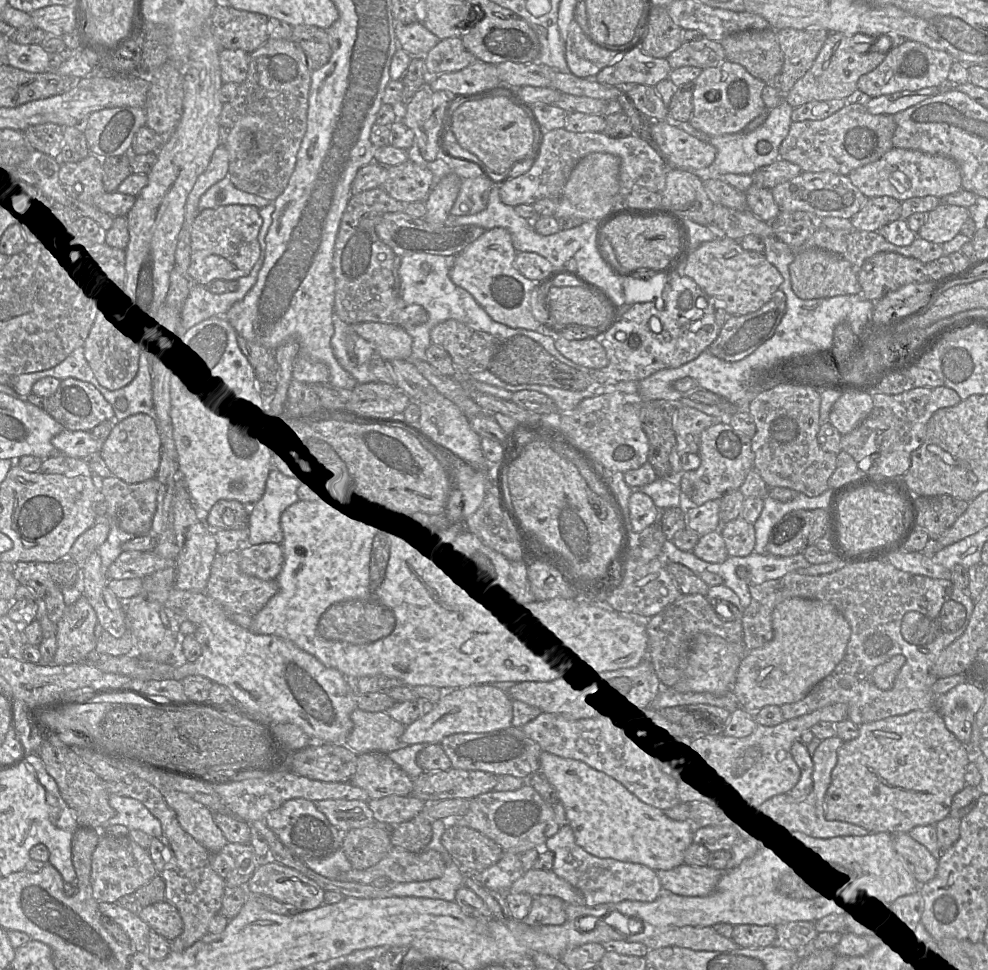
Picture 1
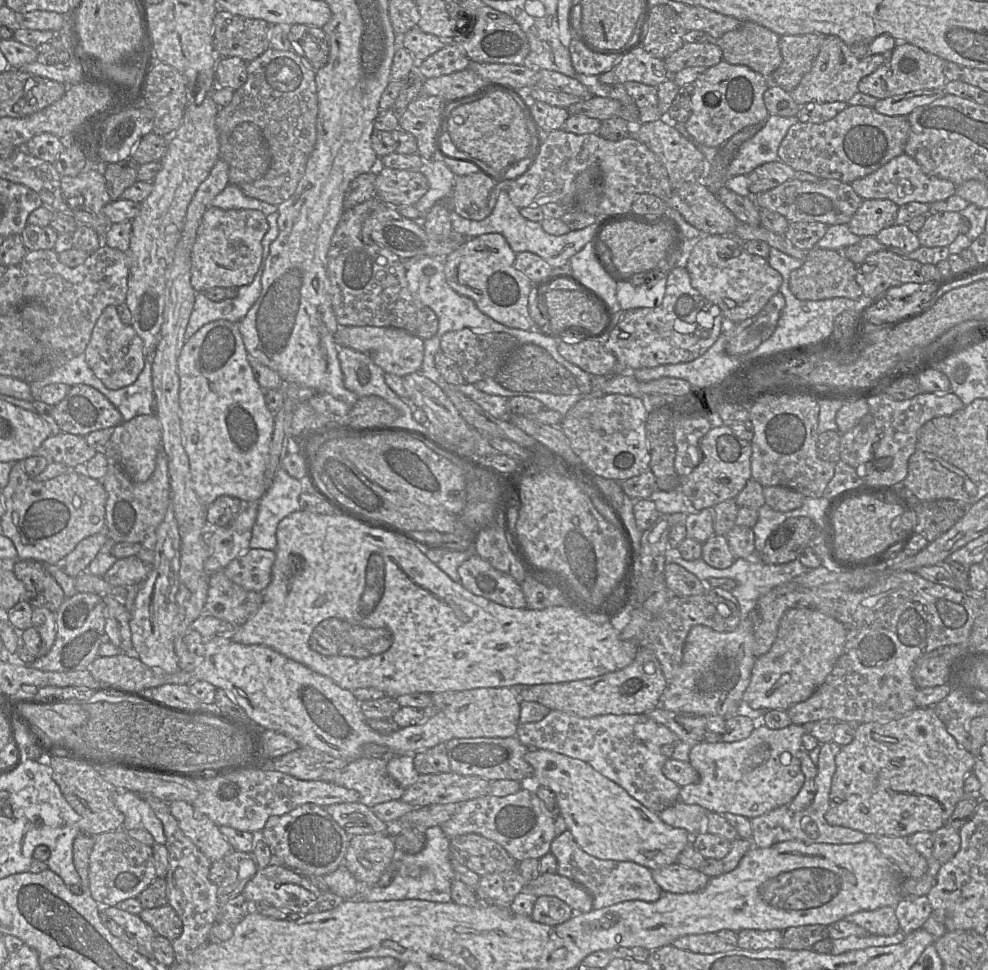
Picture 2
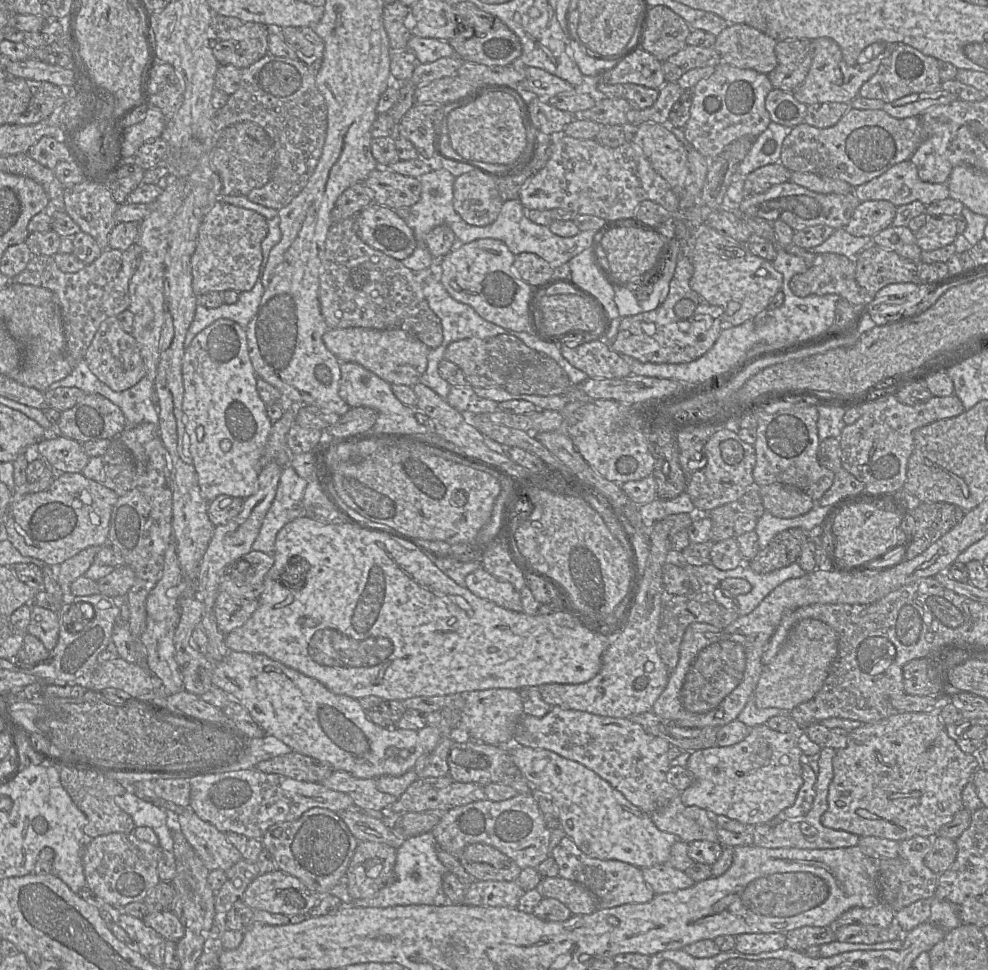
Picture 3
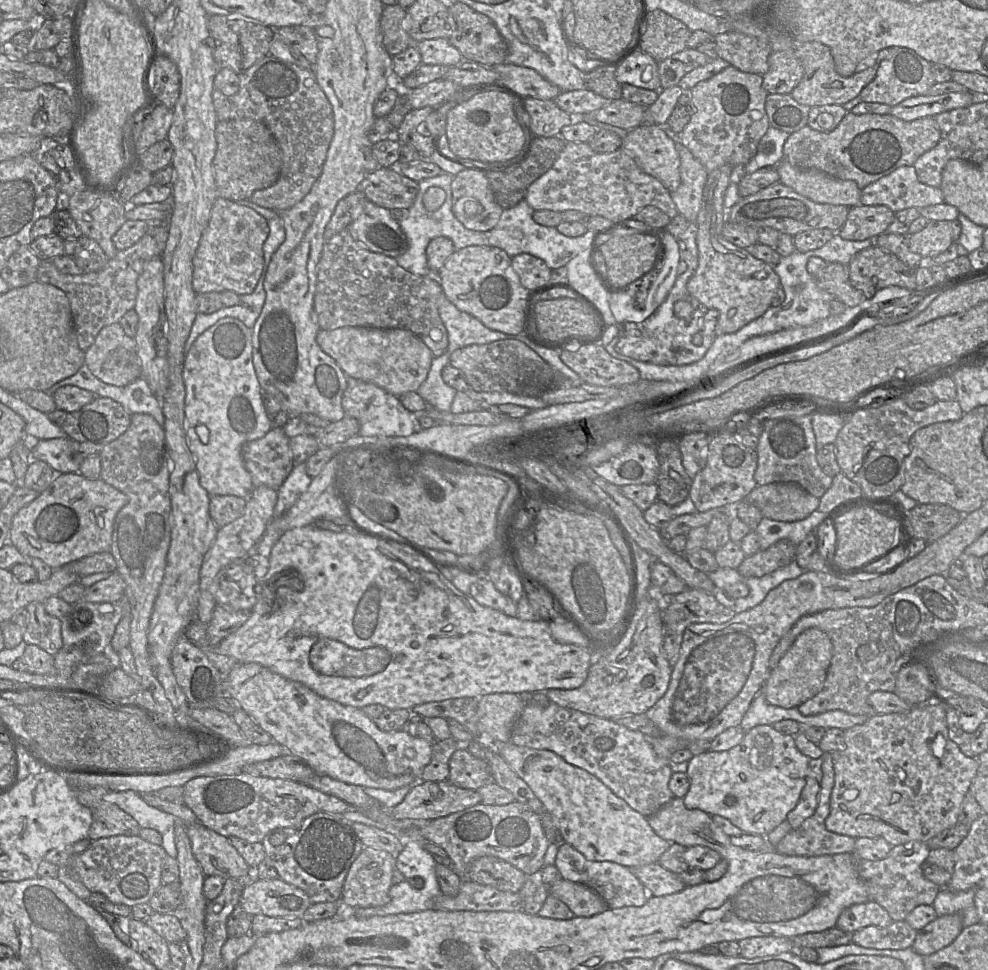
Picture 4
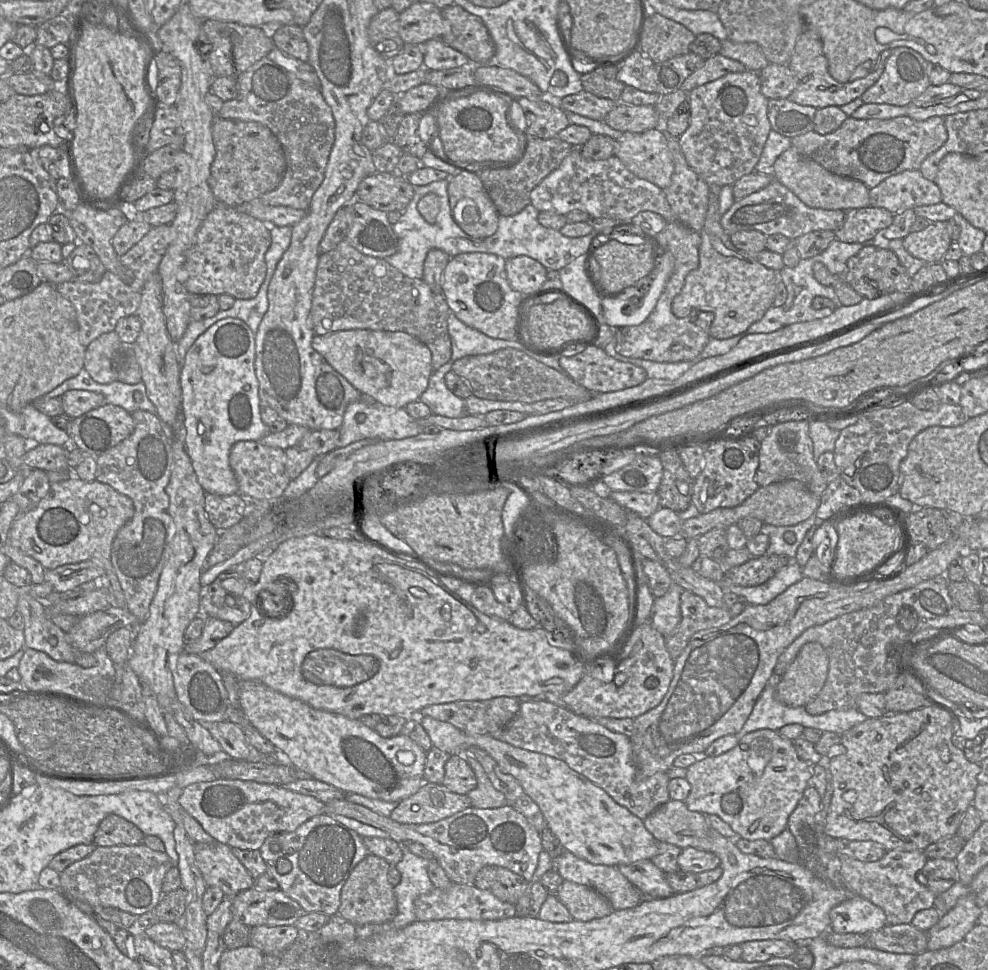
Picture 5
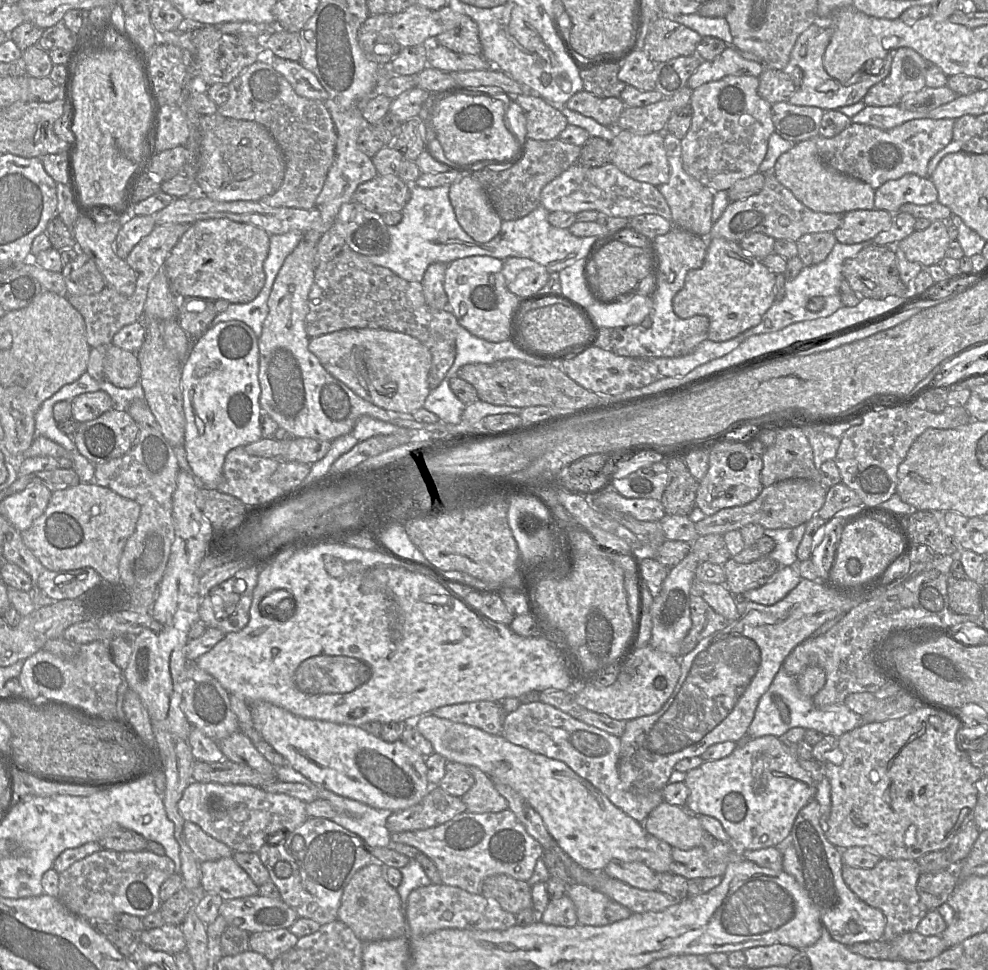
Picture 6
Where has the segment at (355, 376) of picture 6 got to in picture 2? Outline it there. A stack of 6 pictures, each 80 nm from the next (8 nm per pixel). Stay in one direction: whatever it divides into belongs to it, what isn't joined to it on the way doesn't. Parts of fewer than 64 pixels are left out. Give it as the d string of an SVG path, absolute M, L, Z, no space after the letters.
M339 326L334 336L338 347L349 347L366 354L384 373L404 377L419 371L424 358L424 340L395 327Z

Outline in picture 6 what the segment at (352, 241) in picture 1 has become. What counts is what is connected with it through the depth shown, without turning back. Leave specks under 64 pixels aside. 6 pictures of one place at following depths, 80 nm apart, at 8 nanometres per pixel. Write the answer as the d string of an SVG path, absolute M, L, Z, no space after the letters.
M348 246L331 260L316 266L305 319L310 338L345 328L392 330L417 338L432 355L428 376L430 390L442 382L455 360L459 323L450 309L430 307L421 282L407 281L388 268L374 265L367 255Z

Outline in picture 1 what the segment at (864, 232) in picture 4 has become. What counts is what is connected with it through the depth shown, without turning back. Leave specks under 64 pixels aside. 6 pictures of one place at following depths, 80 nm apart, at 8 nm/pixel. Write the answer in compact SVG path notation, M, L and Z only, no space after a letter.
M890 196L868 197L864 206L851 222L857 230L878 231L883 226L901 218L902 202Z

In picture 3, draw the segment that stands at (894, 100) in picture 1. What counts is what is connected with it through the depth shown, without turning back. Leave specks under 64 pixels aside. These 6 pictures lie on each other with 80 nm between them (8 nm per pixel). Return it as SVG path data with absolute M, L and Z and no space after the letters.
M942 89L934 92L913 93L892 103L885 103L883 111L897 119L920 117L930 108L947 105L957 99L956 95Z

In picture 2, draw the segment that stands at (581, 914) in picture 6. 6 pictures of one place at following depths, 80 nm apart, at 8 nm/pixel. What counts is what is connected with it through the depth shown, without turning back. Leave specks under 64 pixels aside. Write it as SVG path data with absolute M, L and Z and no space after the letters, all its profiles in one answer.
M557 873L540 874L526 882L522 891L539 896L555 896L565 902L574 913L586 913L593 909L590 893L581 885Z

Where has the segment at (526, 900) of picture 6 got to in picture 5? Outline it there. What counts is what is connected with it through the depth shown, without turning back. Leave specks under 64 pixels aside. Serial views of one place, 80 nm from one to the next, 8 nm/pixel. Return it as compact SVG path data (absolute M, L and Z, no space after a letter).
M485 866L480 869L474 885L511 904L516 904L530 887L530 883L522 876L500 866Z

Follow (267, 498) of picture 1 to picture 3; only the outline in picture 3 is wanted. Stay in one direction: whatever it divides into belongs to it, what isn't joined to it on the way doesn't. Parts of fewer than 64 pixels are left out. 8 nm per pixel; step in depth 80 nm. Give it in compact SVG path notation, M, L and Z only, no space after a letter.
M291 466L283 469L275 498L252 544L252 550L273 554L280 529L295 518L304 516L302 499L307 484L308 480L301 478Z

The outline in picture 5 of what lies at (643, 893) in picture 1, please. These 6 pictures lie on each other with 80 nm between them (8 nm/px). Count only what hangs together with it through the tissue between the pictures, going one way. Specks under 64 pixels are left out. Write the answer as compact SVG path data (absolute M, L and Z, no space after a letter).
M564 850L554 861L554 868L564 880L585 885L604 896L614 910L636 907L645 899L641 891L636 888L616 866L595 865L578 858L571 852Z

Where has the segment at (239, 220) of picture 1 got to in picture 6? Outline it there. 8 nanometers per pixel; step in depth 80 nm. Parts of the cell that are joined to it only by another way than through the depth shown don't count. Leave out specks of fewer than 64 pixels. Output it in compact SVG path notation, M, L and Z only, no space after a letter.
M227 218L200 220L189 225L188 230L171 249L163 270L179 298L201 297L213 301L224 299L229 303L248 303L258 296L265 283L263 265L269 252L269 237L259 227Z

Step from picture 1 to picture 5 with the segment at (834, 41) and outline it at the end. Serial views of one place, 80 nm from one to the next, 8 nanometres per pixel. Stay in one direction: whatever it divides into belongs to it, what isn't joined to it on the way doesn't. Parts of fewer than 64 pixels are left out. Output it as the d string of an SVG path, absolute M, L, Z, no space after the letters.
M806 29L798 38L792 57L788 63L790 70L797 78L797 87L791 93L789 99L799 105L812 106L816 109L828 106L841 107L853 100L860 98L865 91L874 85L881 76L887 58L894 49L884 50L879 58L875 69L865 77L858 78L847 83L840 83L835 80L828 71L828 61L823 51L823 43L817 33Z

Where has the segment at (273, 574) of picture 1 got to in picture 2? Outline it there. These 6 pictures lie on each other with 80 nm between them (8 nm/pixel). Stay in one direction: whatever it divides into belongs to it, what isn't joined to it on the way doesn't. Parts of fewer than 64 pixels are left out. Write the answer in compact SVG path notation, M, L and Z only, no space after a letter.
M250 548L229 562L223 571L243 589L263 592L271 581L275 559L275 551Z

